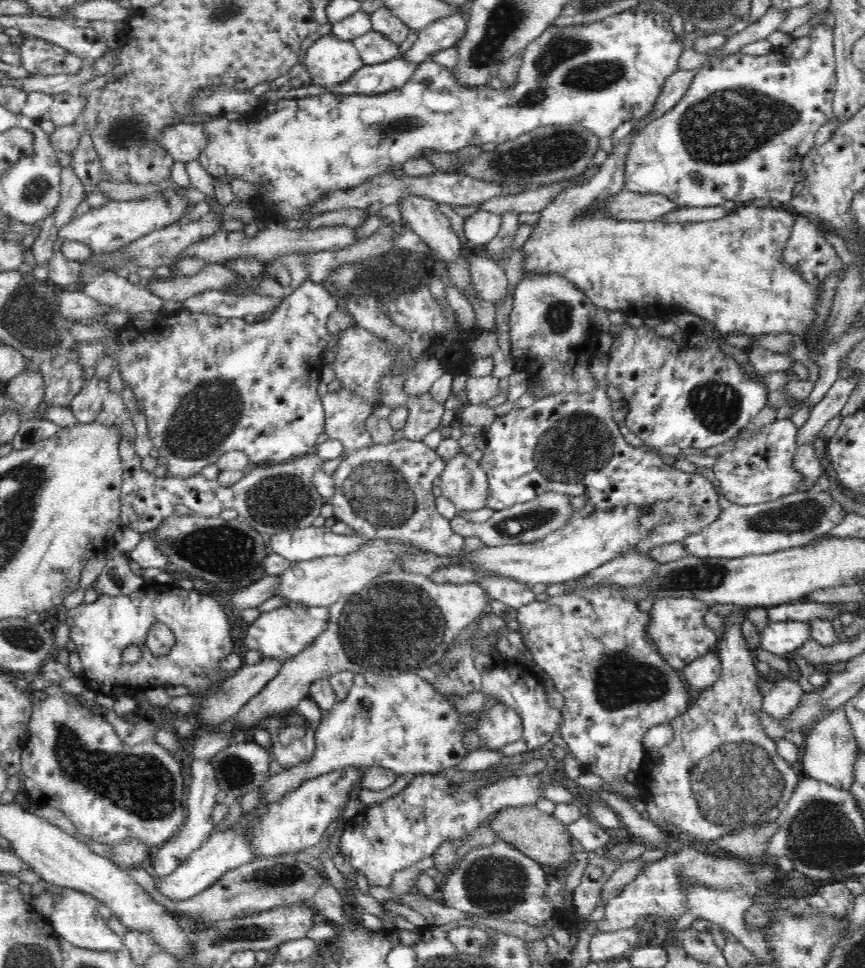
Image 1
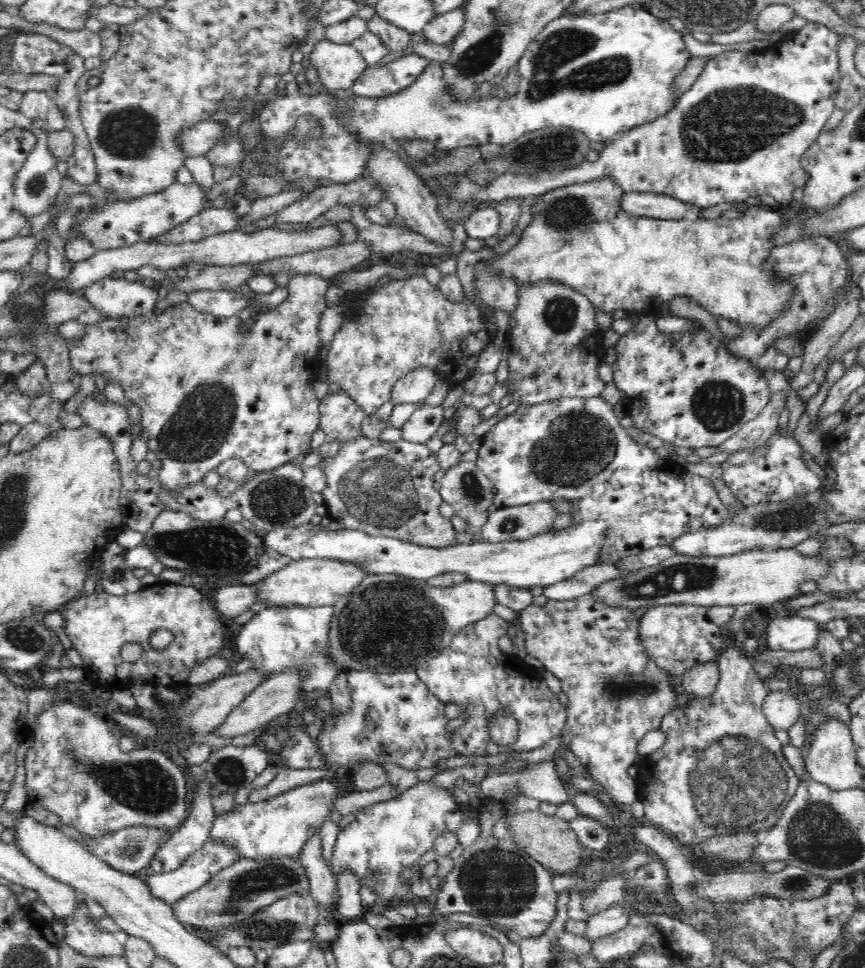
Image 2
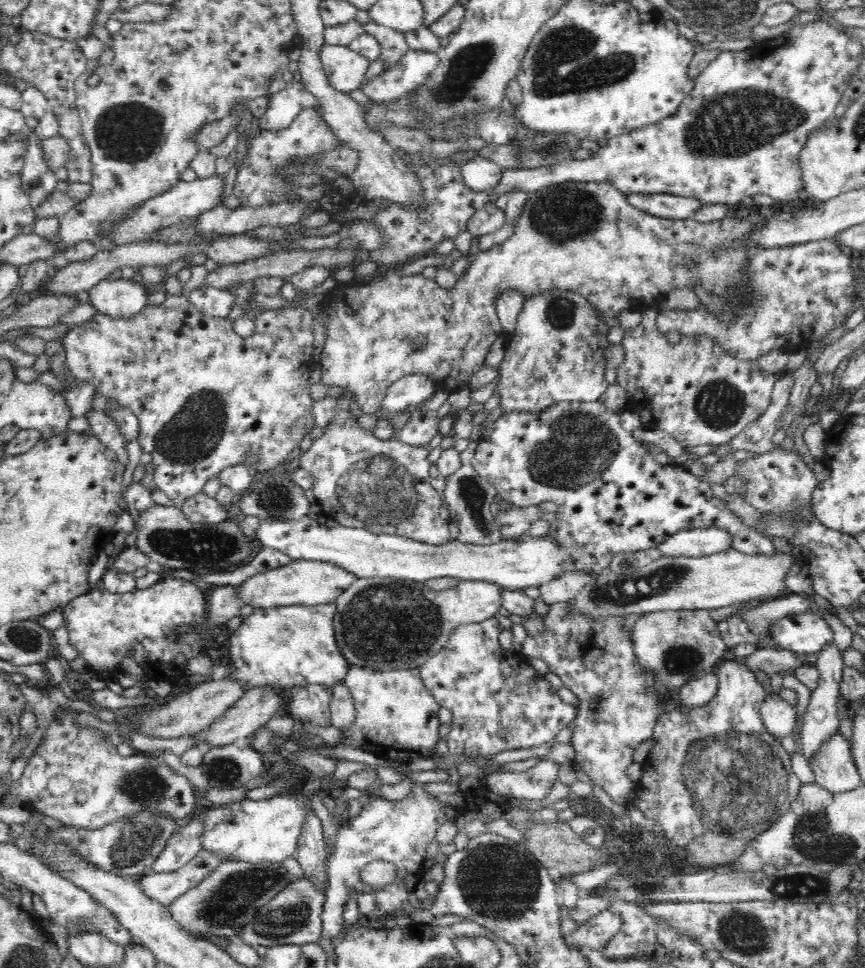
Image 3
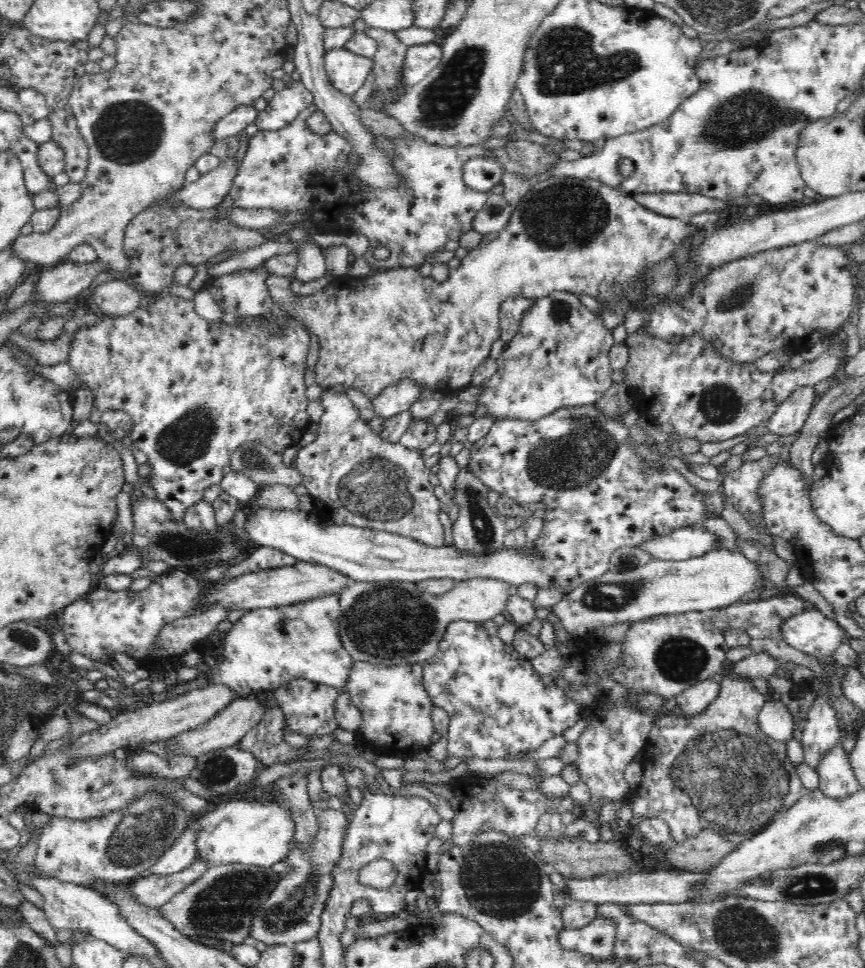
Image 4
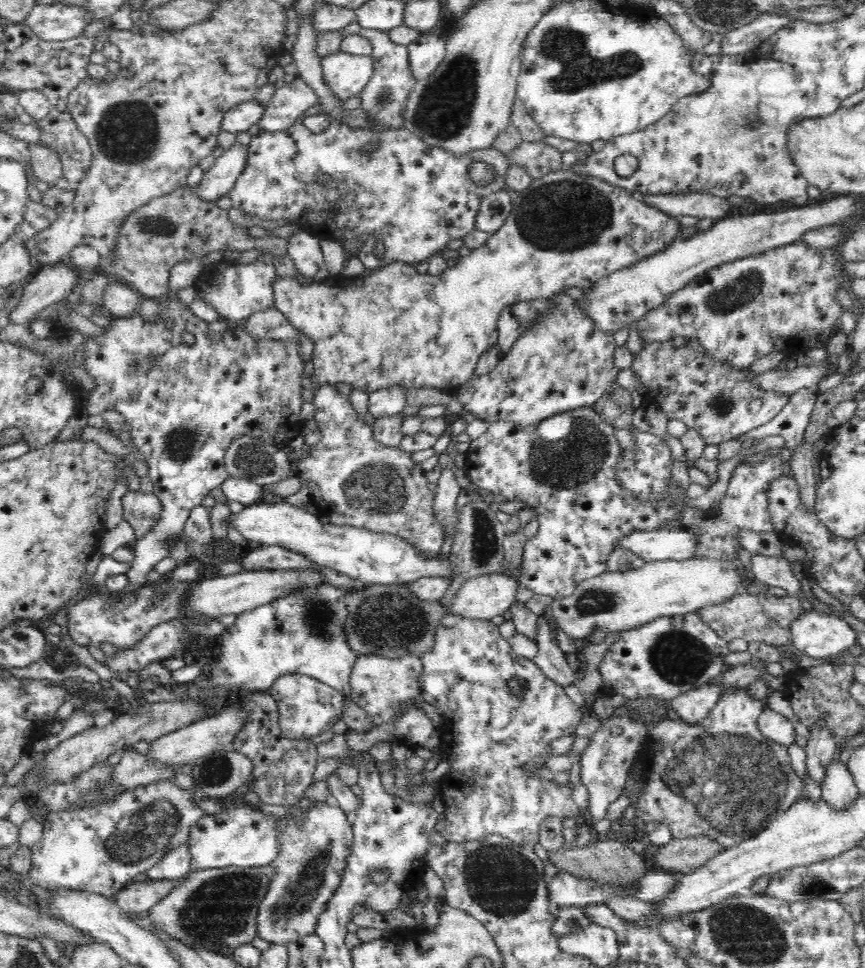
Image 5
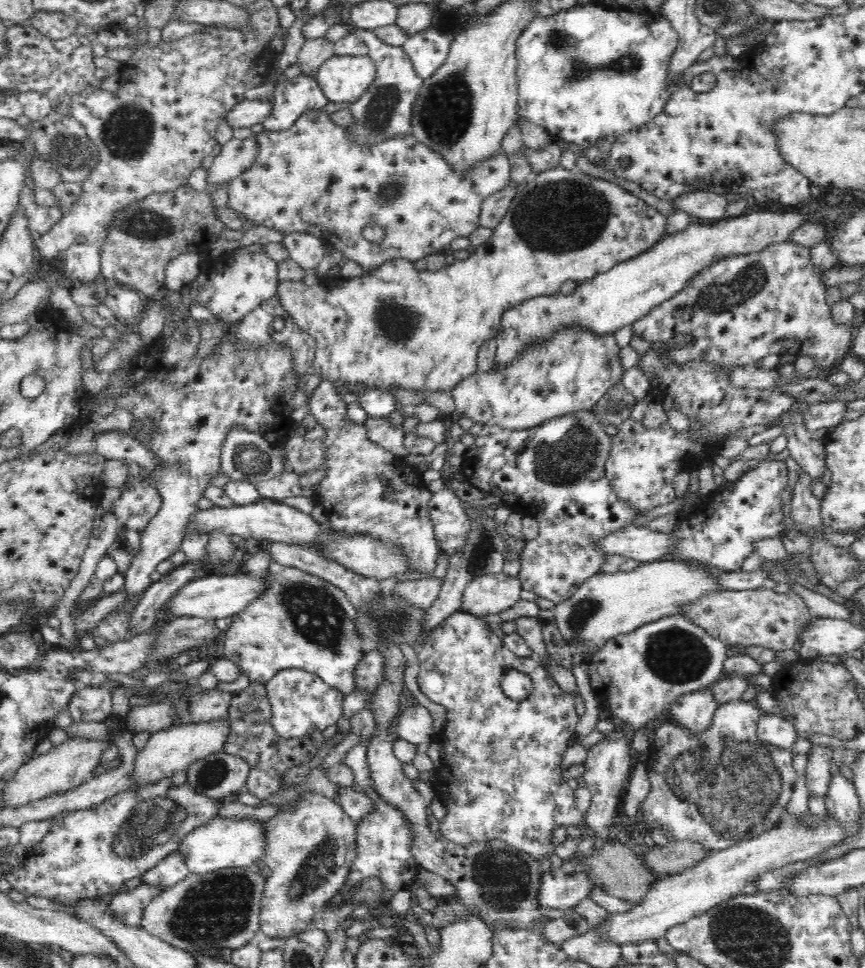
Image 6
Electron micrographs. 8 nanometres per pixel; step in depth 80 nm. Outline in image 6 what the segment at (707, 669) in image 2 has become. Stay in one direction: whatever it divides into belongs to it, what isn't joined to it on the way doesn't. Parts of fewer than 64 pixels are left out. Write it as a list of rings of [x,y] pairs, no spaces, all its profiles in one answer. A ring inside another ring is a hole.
[[[708,689],[682,695],[676,702],[672,702],[672,721],[692,734],[702,734],[712,726],[718,706]]]

